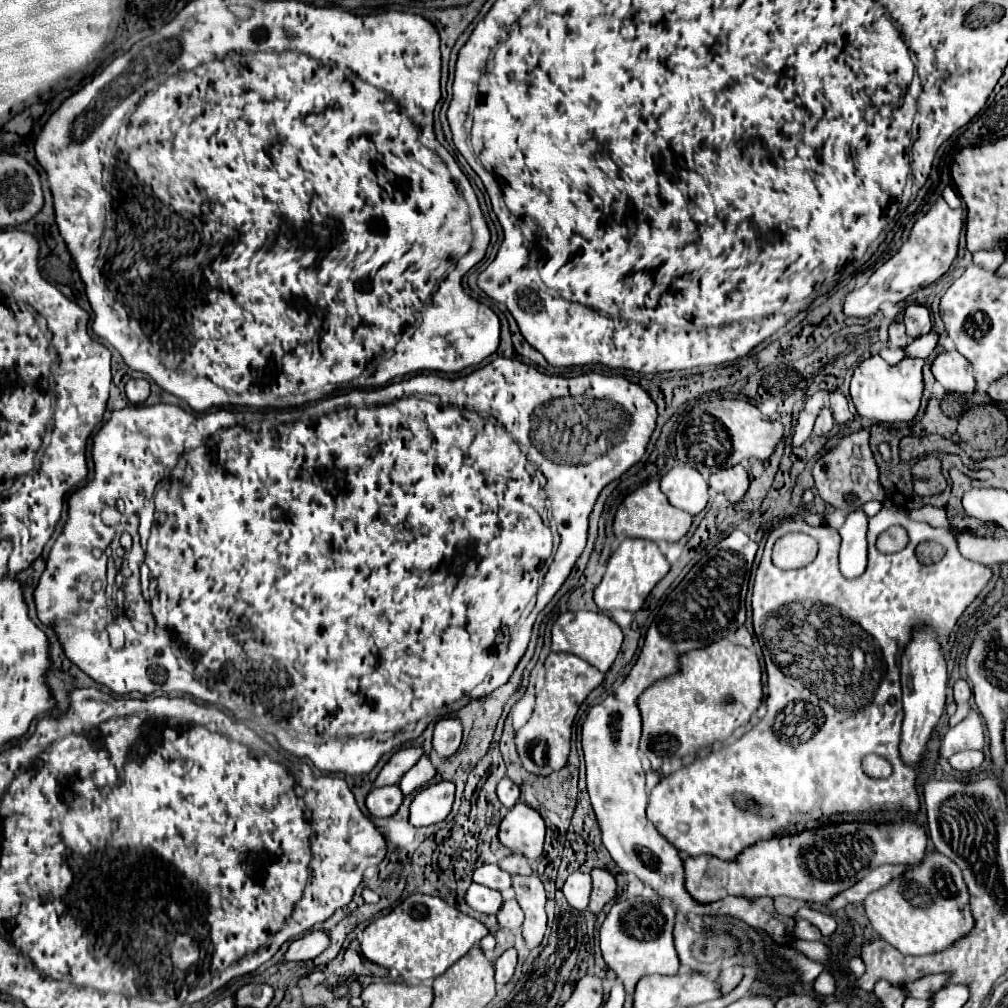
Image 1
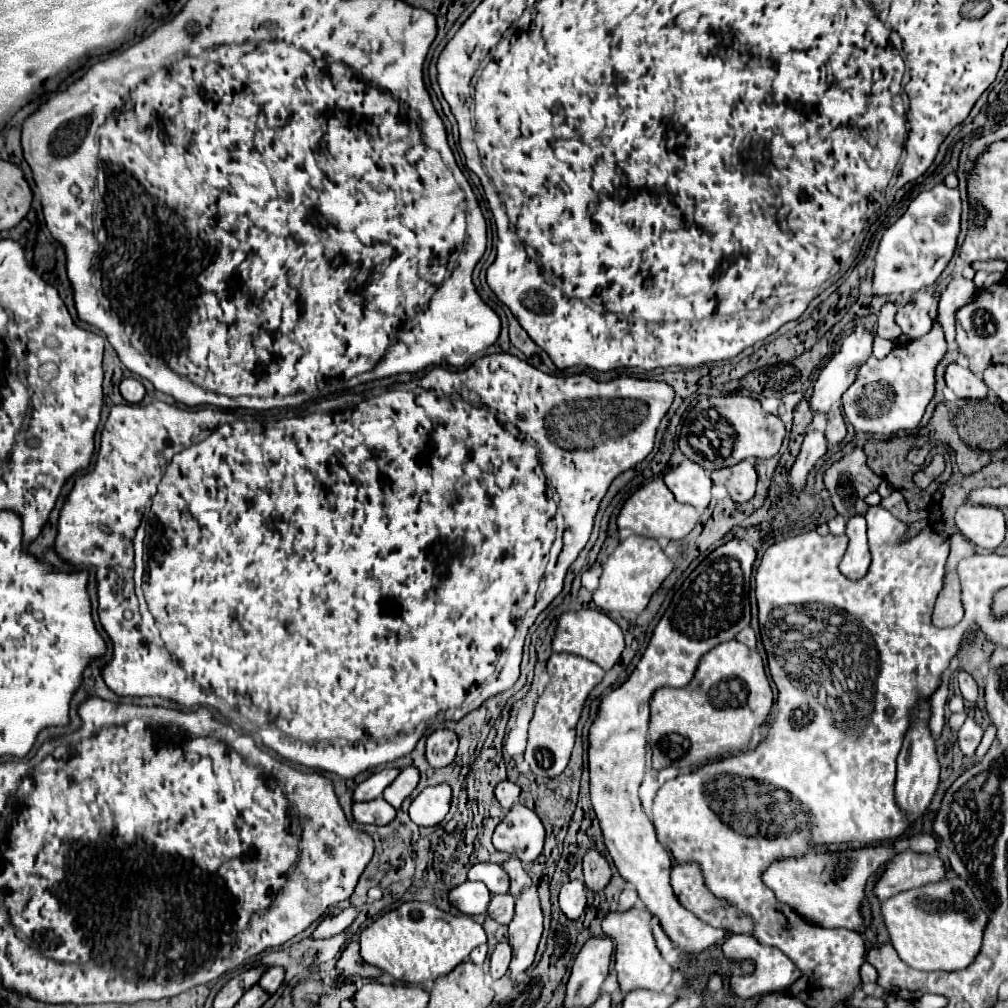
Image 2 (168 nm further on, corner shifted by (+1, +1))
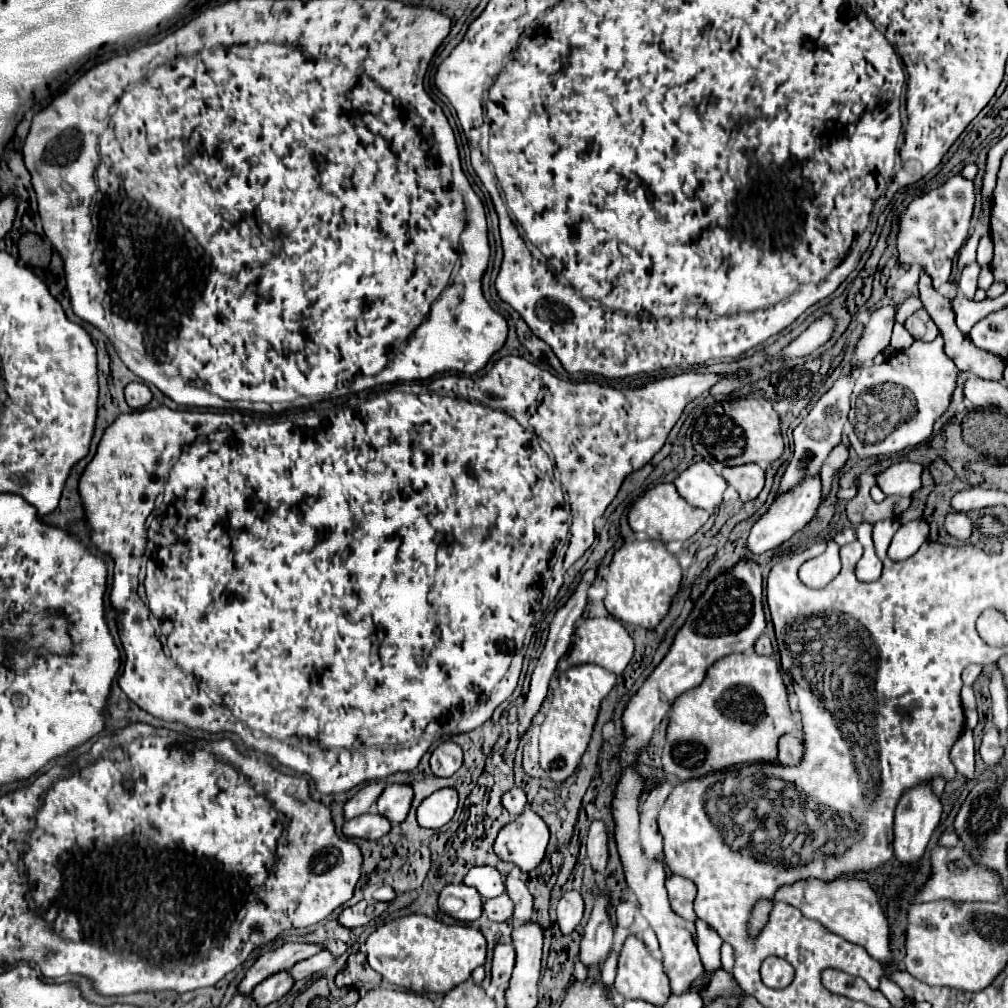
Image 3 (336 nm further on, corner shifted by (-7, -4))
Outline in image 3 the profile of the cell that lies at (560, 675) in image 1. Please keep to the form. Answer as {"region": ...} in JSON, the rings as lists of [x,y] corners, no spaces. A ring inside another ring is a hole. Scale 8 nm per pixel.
{"region":[[[596,664],[572,666],[558,676],[558,688],[552,692],[550,710],[540,726],[540,766],[554,782],[564,782],[580,764],[588,746],[600,702],[612,690],[616,676]]]}

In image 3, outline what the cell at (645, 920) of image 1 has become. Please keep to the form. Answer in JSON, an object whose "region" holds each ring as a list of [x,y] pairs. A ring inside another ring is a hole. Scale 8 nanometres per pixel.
{"region":[[[634,934],[628,936],[624,946],[622,946],[622,954],[618,958],[618,974],[616,974],[614,990],[620,992],[628,1000],[640,998],[640,1000],[652,1002],[656,1006],[664,1006],[668,996],[670,996],[670,980],[666,978],[666,972],[662,970],[662,962],[656,960],[650,954],[650,950],[646,948],[646,944]]]}

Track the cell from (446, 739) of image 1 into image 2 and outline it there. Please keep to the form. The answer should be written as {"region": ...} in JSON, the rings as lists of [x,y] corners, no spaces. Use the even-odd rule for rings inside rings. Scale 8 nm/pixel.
{"region":[[[438,729],[426,739],[426,759],[432,767],[446,767],[454,761],[458,737],[450,729]]]}

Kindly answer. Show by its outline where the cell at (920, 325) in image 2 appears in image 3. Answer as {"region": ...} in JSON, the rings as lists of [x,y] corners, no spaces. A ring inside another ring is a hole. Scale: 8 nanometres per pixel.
{"region":[[[924,308],[916,310],[908,320],[906,320],[906,330],[912,334],[912,338],[922,340],[922,342],[932,342],[938,336],[938,326],[934,326],[934,320],[926,314]]]}

